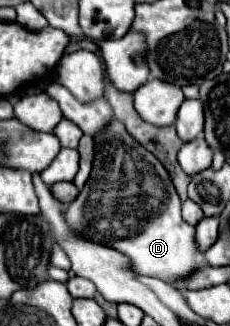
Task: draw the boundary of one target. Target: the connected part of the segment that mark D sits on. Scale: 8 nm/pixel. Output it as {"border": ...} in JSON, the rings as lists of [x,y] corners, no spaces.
{"border":[[[112,120],[102,130],[94,134],[94,164],[88,182],[80,190],[74,202],[70,202],[64,210],[64,220],[68,226],[90,242],[112,246],[120,254],[128,256],[132,262],[130,268],[134,274],[156,276],[160,280],[172,282],[188,276],[198,268],[198,248],[194,242],[194,226],[188,226],[180,216],[180,198],[172,186],[172,180],[166,168],[158,162],[152,152],[148,152],[142,144],[138,144],[124,128],[122,122]]]}

